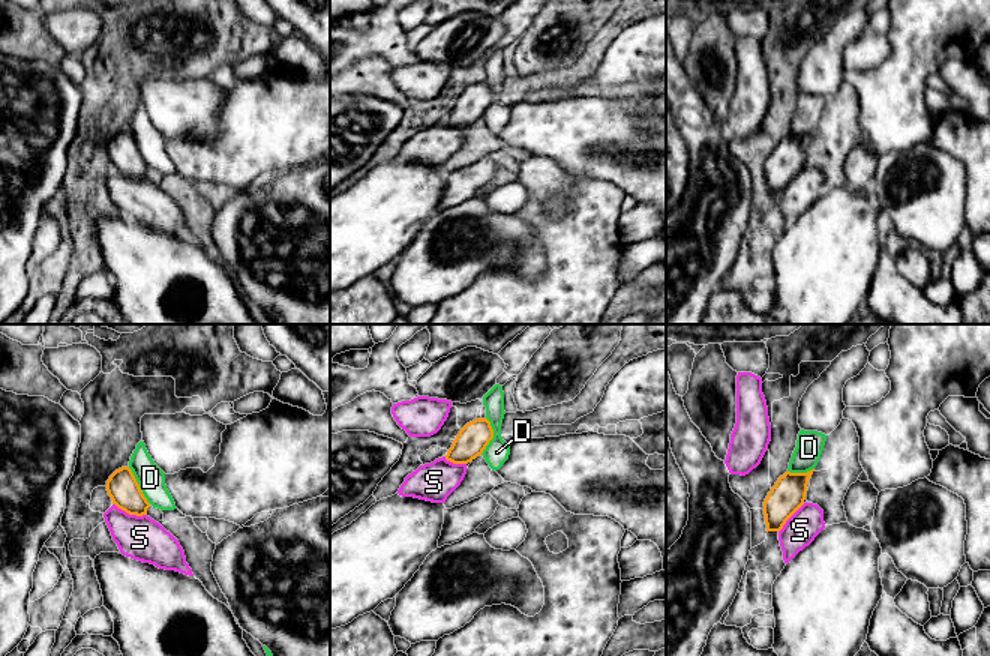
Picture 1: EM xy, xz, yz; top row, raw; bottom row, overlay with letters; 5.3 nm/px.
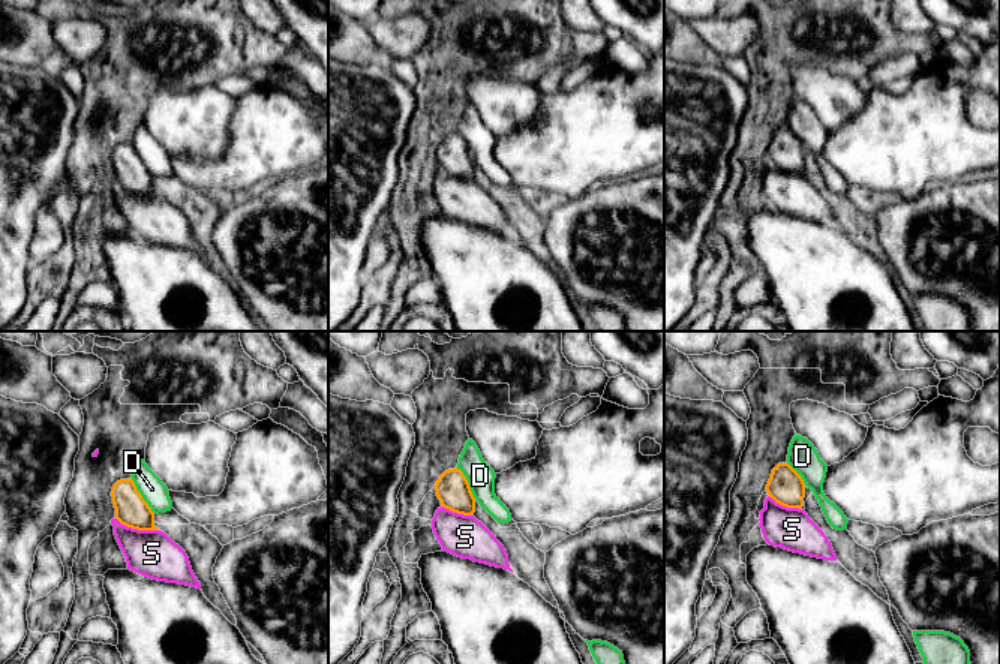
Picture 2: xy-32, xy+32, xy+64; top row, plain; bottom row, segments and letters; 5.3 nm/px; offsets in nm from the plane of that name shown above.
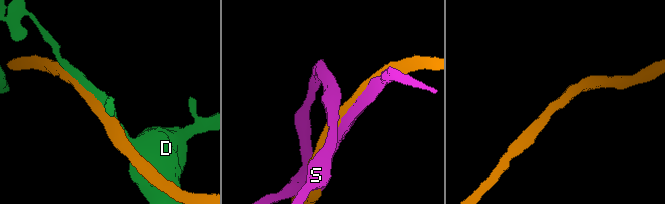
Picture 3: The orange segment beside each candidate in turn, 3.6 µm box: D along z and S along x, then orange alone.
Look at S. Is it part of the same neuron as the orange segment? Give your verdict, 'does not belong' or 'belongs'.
belongs

